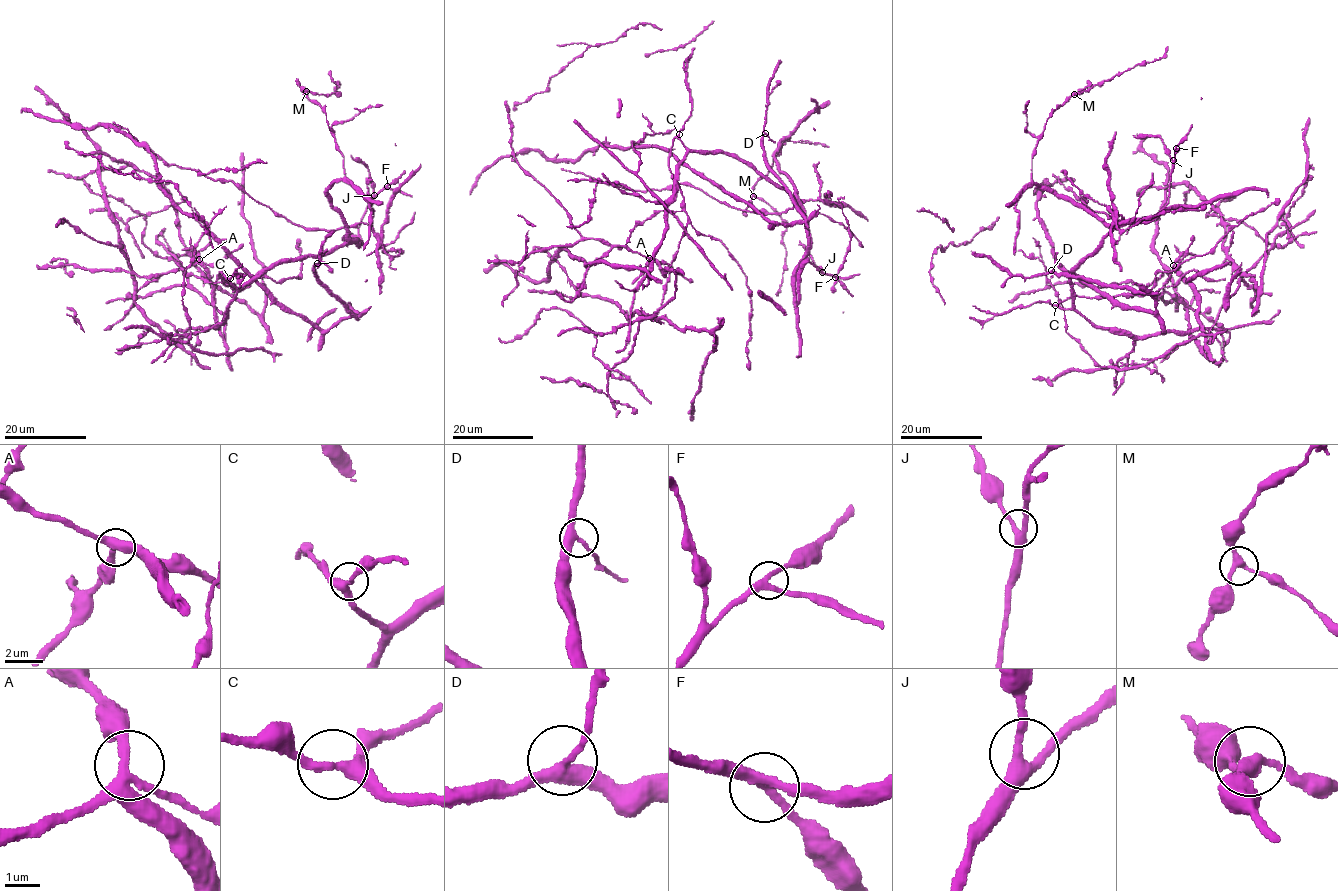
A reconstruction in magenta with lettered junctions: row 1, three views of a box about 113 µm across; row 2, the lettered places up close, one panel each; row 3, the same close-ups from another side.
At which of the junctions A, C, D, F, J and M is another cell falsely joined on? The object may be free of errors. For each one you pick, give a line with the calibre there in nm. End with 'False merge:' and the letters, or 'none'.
False merge: none

